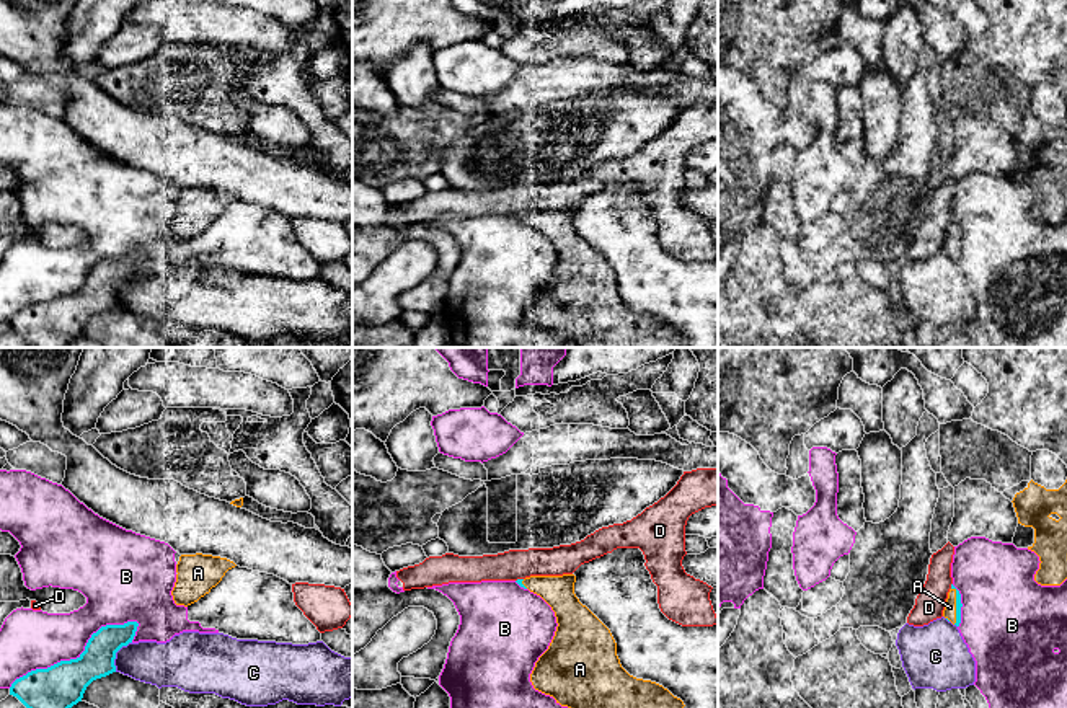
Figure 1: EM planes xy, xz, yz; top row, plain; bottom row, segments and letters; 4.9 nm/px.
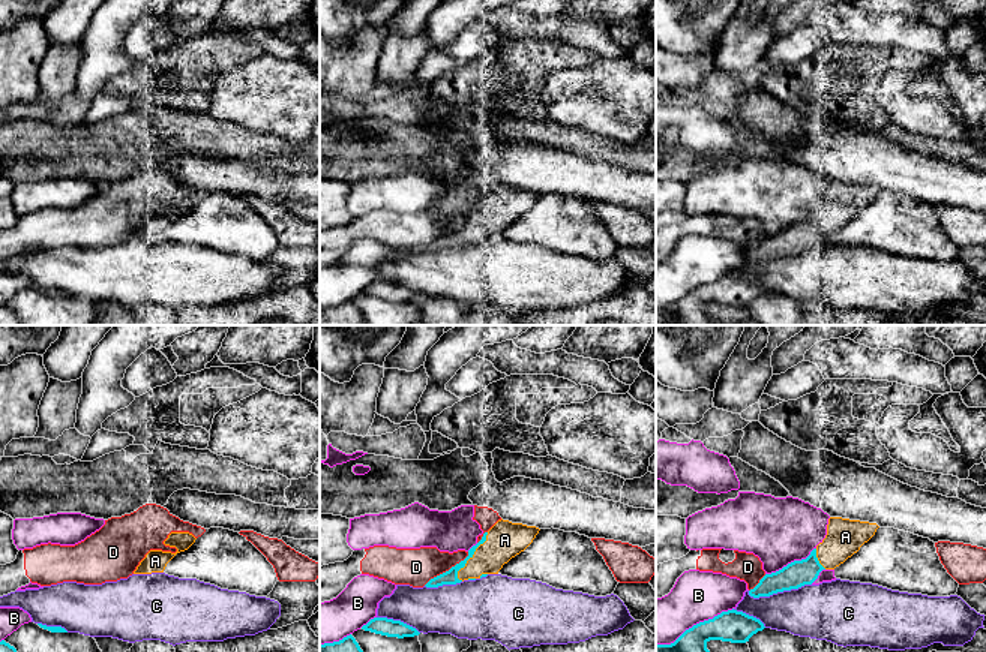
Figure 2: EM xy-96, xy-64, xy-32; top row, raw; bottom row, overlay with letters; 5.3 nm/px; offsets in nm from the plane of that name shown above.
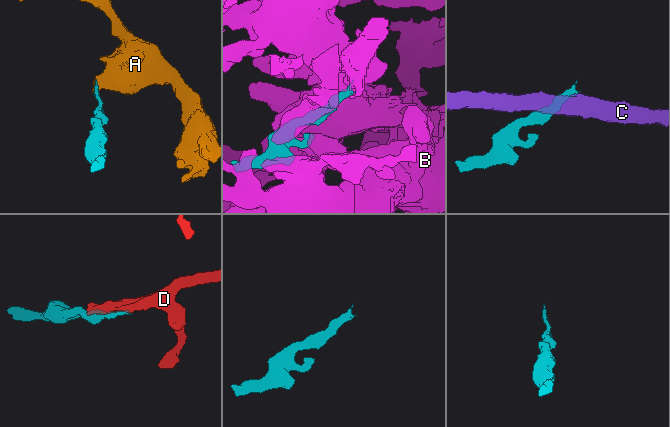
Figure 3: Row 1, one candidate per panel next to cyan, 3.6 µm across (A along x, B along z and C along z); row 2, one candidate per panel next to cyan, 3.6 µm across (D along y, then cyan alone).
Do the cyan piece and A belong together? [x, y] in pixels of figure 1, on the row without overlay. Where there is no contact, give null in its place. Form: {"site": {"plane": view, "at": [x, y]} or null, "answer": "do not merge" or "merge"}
{"site": {"plane": "yz", "at": [956, 240]}, "answer": "merge"}

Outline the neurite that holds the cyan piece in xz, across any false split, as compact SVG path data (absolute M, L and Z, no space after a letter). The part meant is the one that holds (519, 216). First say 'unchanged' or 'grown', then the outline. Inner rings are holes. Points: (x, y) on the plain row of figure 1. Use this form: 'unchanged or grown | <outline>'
grown | M574 209L530 210L516 215L540 230L555 246L556 266L548 284L530 308L535 325L550 330L576 347L682 347L684 336L662 320L630 310L617 290L610 264L579 237L574 228Z

